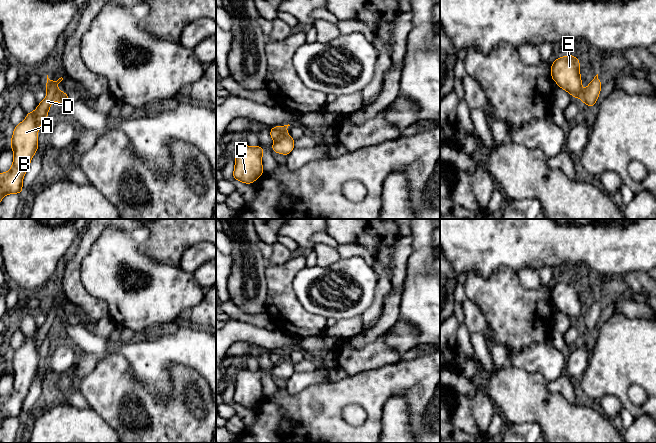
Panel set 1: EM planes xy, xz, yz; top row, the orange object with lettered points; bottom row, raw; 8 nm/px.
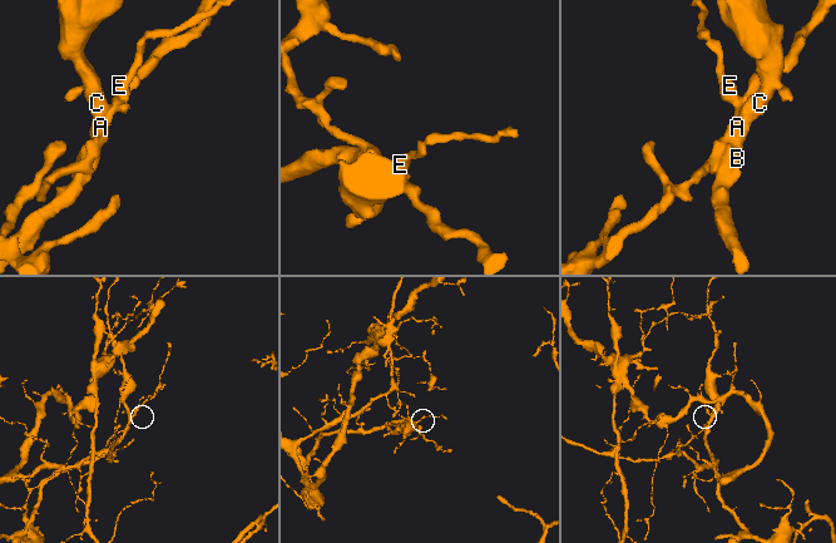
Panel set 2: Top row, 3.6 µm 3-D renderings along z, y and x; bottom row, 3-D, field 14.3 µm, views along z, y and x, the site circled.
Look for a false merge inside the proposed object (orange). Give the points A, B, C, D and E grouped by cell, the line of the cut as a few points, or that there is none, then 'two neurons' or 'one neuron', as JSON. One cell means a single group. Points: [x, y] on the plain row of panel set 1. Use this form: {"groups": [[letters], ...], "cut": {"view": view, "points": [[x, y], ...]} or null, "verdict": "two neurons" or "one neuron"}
{"groups": [["A", "B", "C"], ["D", "E"]], "cut": {"view": "xy", "points": [[36, 333], [34, 346], [38, 351]]}, "verdict": "two neurons"}

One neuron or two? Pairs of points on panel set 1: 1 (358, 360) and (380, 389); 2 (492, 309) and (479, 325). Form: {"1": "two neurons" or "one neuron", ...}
{"1": "two neurons", "2": "two neurons"}

